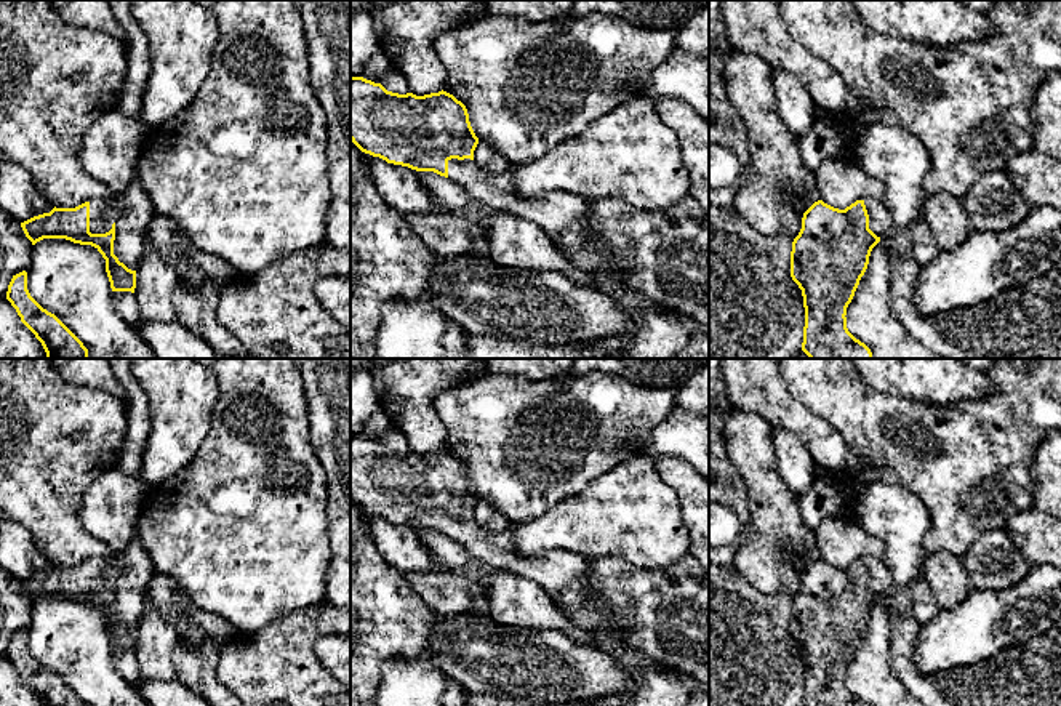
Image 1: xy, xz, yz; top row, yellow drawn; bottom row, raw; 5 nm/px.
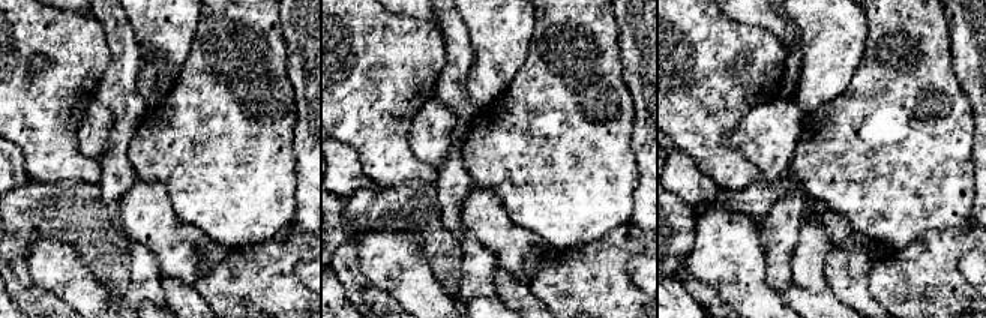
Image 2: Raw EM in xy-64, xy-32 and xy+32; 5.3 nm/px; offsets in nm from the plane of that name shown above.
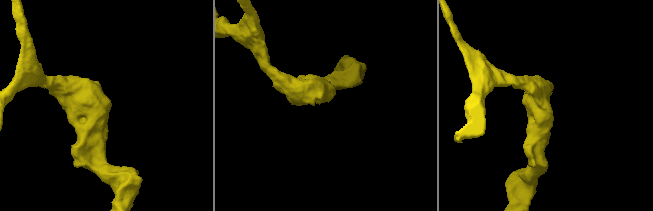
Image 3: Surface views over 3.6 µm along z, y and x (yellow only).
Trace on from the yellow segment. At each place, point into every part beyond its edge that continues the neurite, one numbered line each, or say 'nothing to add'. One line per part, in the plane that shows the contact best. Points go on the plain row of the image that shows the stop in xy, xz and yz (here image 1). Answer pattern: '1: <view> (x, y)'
1: xy (103, 572)

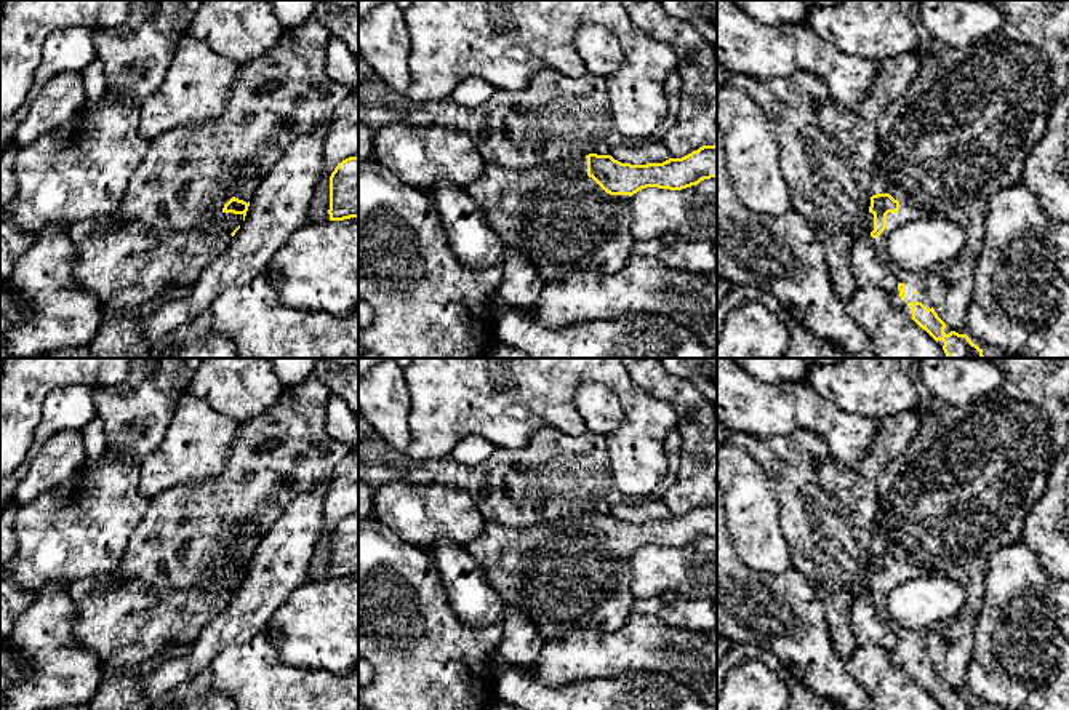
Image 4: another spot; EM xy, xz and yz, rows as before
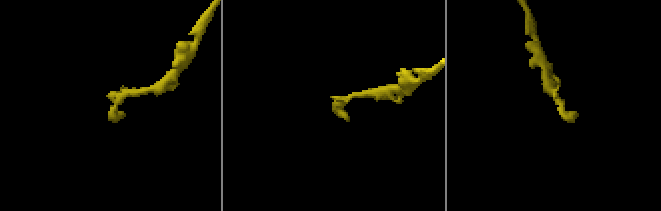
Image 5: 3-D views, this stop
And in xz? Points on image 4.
1: xz (564, 581)

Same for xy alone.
1: xy (119, 619)

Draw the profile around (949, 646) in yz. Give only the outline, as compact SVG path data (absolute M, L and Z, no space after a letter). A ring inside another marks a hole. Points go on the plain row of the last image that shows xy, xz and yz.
M965 616L927 630L925 646L938 675L967 692L967 668L975 646L978 616Z

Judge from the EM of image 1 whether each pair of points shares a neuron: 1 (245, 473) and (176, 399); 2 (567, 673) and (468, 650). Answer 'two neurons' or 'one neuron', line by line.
1: two neurons
2: one neuron

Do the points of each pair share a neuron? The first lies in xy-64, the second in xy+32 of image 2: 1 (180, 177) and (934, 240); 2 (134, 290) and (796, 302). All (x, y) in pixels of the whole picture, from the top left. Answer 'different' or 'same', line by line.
1: different
2: different

